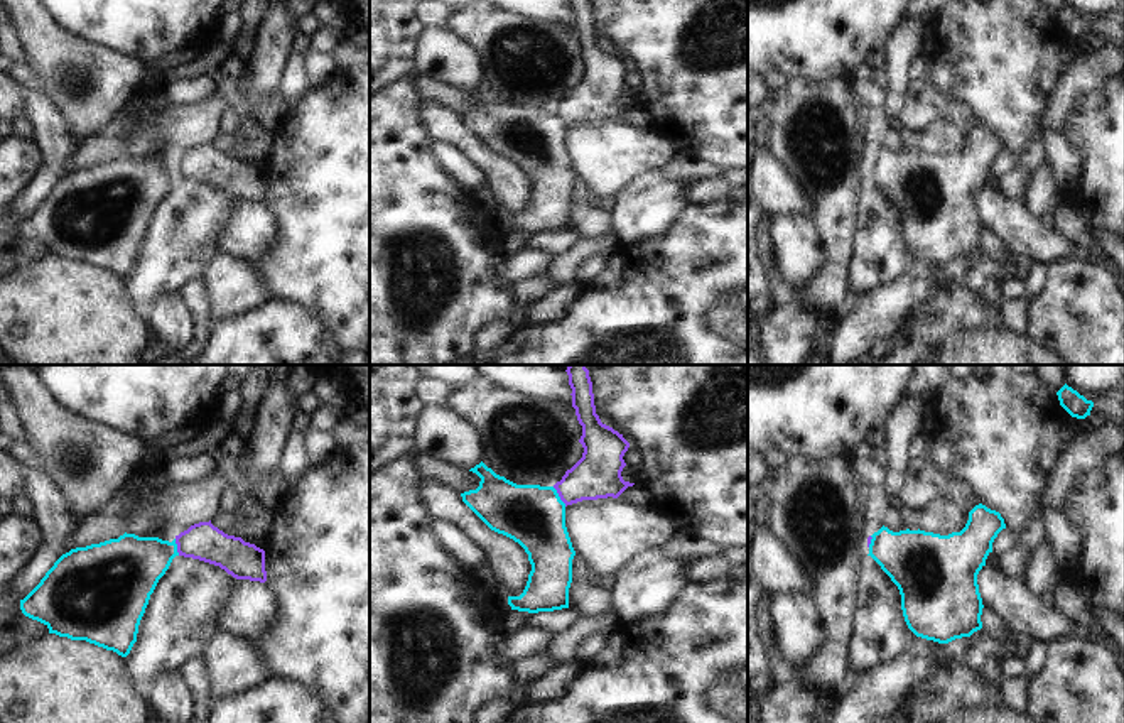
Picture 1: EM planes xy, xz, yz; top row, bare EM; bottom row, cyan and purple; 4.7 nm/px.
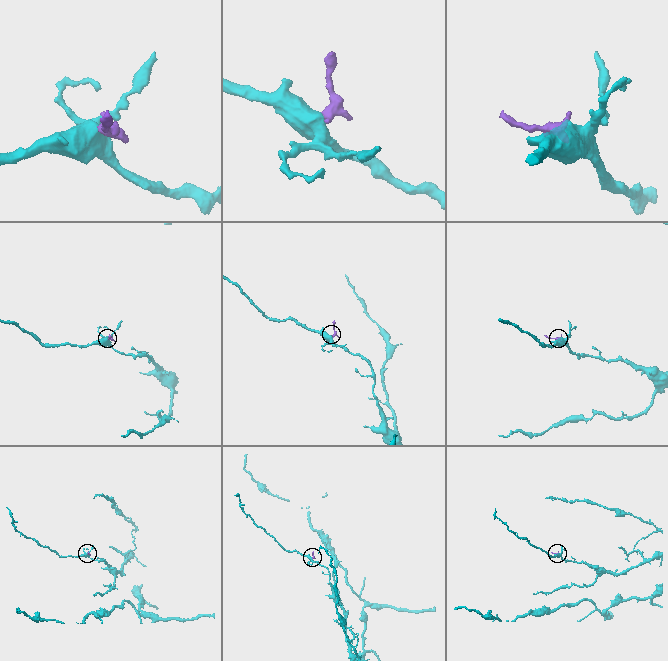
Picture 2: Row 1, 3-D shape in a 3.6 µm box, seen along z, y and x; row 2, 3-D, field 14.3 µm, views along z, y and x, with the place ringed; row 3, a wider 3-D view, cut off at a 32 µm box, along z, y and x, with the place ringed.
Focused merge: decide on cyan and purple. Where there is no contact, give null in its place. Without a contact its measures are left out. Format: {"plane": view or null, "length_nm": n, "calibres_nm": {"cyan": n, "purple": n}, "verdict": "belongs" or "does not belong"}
{"plane": "xz", "length_nm": 120, "calibres_nm": {"cyan": 300, "purple": 220}, "verdict": "does not belong"}

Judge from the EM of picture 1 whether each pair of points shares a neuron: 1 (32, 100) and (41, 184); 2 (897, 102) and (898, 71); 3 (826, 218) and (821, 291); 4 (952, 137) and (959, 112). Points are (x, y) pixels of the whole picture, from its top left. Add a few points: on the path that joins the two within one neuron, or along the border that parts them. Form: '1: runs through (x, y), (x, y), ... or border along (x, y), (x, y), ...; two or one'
1: runs through (46, 120), (49, 127), (49, 164); one
2: runs through (897, 95), (898, 78); one
3: runs through (836, 237), (836, 272); one
4: border along (917, 129), (952, 122), (967, 135); two

